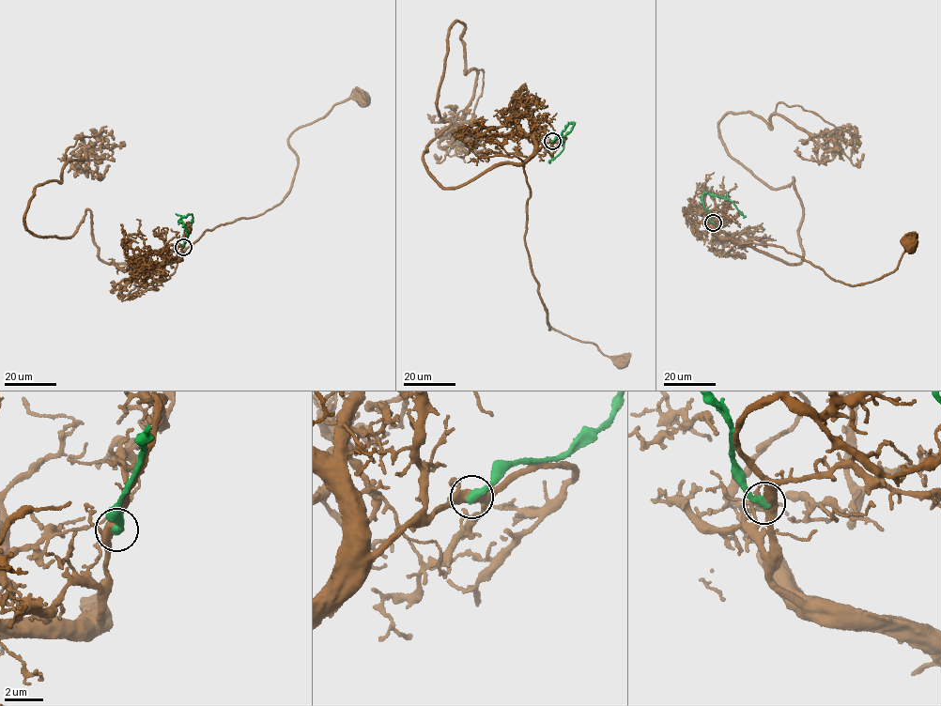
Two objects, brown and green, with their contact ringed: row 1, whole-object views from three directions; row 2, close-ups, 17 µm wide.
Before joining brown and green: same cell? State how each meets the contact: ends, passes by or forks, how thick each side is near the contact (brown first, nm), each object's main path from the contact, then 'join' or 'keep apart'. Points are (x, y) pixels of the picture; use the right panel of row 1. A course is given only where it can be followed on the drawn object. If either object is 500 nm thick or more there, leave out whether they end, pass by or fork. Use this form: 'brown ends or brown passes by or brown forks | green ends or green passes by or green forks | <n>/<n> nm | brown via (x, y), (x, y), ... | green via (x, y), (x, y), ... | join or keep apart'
brown forks | green ends | 420/420 nm | brown via (713, 222), (719, 237), (785, 249), (855, 286), (887, 275), (911, 245) | green via (713, 222), (703, 206), (705, 192), (731, 201), (743, 218) | keep apart

